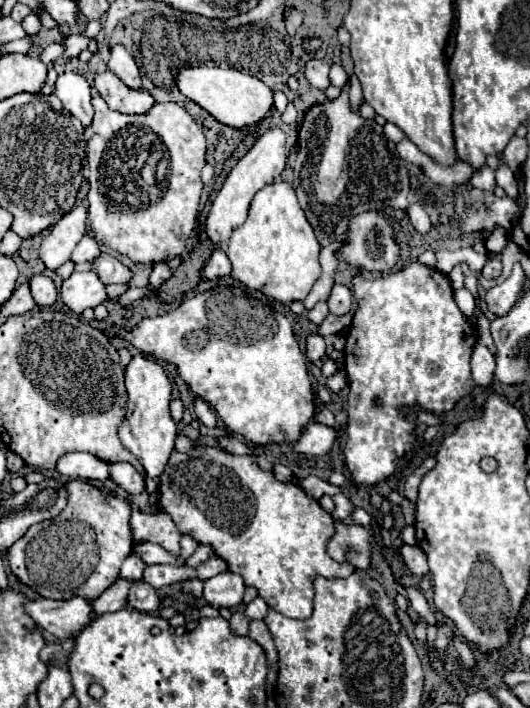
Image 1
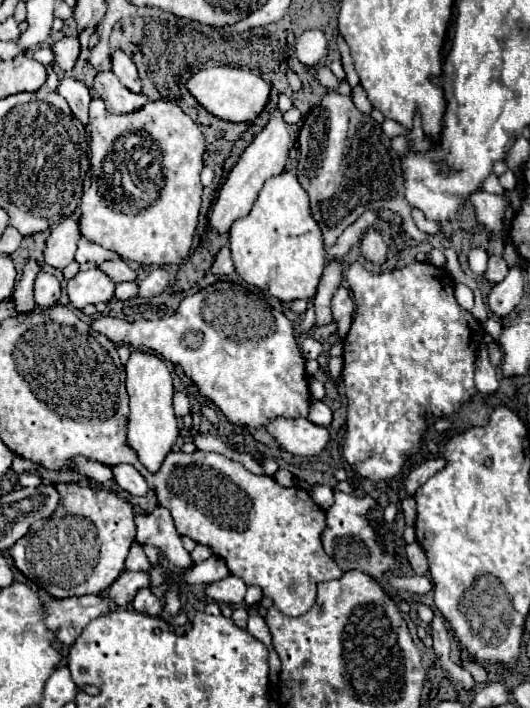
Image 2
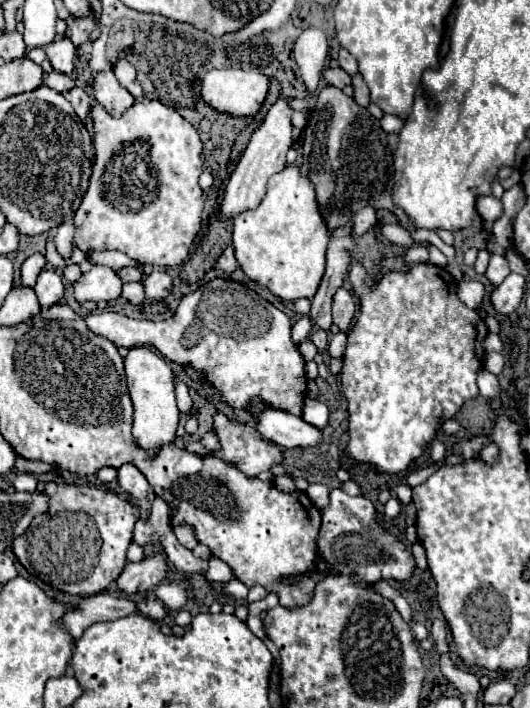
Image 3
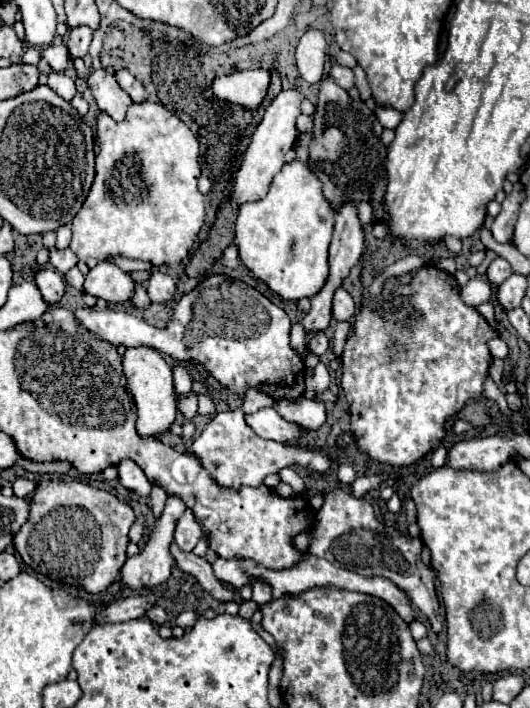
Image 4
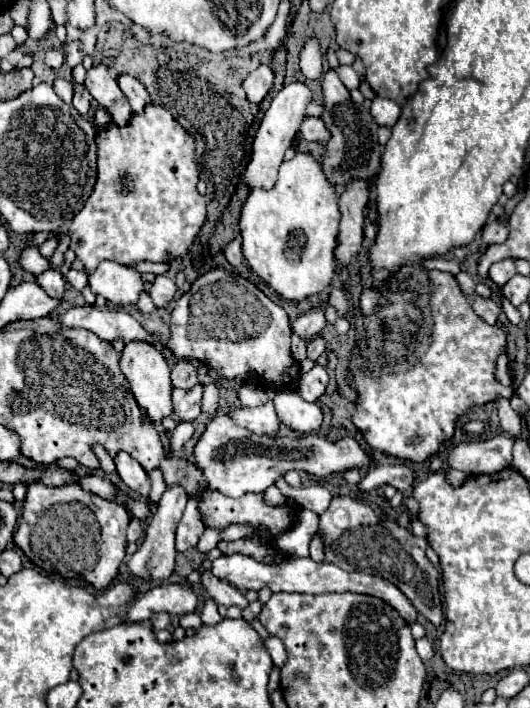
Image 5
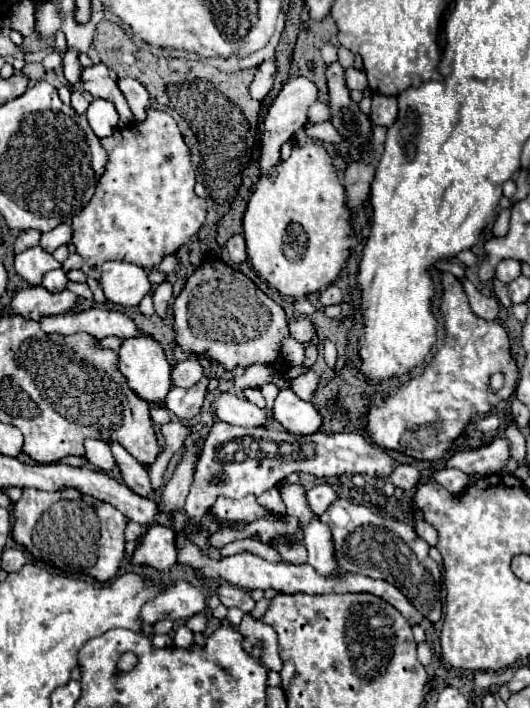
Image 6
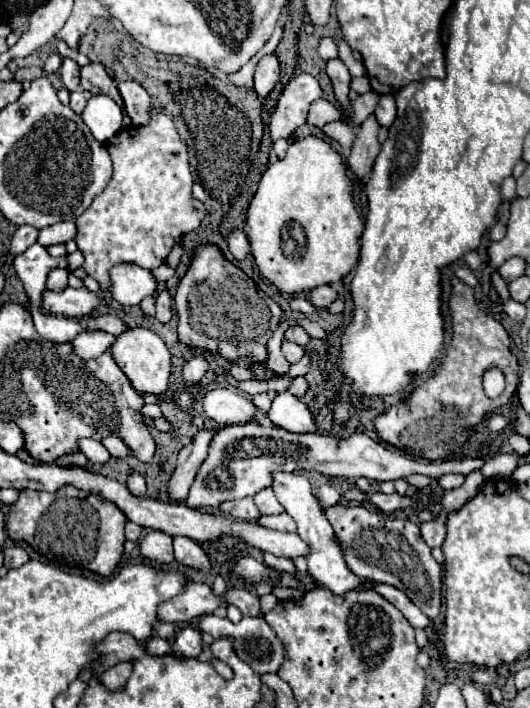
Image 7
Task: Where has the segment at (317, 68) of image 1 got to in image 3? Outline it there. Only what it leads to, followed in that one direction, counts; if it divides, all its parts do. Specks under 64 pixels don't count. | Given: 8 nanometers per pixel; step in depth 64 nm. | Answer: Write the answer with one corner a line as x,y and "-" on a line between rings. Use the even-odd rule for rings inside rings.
328,68
328,70
324,70
322,76
324,76
324,80
326,80
328,84
332,84
332,86
336,86
336,88
350,86
350,82
352,82
350,74
344,72
342,68

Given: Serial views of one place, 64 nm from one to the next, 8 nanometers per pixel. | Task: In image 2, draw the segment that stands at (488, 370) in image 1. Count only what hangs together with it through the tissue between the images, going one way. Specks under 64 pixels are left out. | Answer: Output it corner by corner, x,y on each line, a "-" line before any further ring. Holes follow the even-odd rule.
480,348
478,360
476,360
476,388
486,396
498,390
498,374
496,374
496,368
490,364
488,352
484,348

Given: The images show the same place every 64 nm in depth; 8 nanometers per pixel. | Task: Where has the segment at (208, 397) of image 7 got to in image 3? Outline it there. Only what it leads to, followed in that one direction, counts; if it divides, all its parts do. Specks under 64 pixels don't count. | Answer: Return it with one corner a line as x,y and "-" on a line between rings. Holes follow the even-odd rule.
266,408
256,418
258,432
274,440
282,448
300,448
300,446
316,446
322,440
322,432
310,424
306,424
300,416

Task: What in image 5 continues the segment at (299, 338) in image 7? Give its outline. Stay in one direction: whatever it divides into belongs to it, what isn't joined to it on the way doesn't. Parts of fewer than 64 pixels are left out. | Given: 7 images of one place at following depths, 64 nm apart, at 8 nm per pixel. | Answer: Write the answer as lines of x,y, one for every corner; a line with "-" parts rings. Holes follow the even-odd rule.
314,306
312,312
296,318
292,322
292,332
296,336
300,336
302,340
310,340
314,338
316,334
320,334
320,330
324,328
326,324
326,318
324,318
324,306

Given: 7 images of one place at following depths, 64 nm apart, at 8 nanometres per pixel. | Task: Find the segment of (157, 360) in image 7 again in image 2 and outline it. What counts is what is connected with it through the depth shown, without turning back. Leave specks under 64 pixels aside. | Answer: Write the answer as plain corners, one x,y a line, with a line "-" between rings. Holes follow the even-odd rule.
134,350
126,362
126,388
128,388
128,396
130,396
130,420
128,420
128,444
130,448
136,450
140,462
150,470
156,472
166,456
166,452
172,450
176,438
178,438
178,418
174,414
172,408
172,394
174,394
174,386
172,386
172,374
166,366
166,362
162,358
158,358
156,354
148,354
142,350

